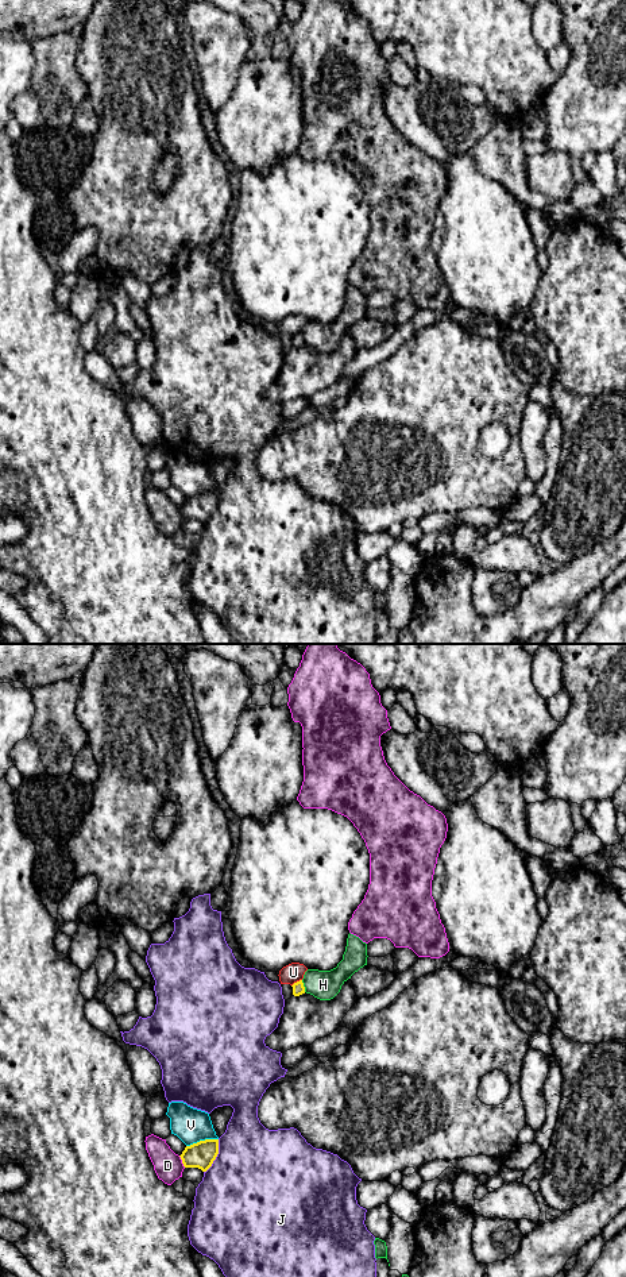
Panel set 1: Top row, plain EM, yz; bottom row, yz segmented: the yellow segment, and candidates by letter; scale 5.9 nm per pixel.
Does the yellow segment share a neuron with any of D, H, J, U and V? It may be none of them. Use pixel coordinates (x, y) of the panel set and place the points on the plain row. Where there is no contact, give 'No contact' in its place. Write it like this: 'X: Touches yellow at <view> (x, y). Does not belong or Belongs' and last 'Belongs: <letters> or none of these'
D: Touches yellow at yz (182, 513). Does not belong
H: Touches yellow at yz (302, 338). Does not belong
J: Touches yellow at yz (216, 508). Does not belong
U: Touches yellow at yz (297, 334). Does not belong
V: Touches yellow at yz (201, 493). Does not belong
Belongs: none of these

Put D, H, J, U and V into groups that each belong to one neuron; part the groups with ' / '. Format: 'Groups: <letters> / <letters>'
Groups: D / H / J / U / V

